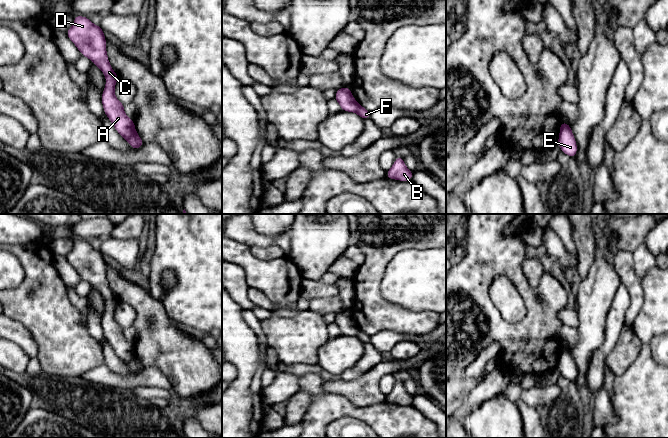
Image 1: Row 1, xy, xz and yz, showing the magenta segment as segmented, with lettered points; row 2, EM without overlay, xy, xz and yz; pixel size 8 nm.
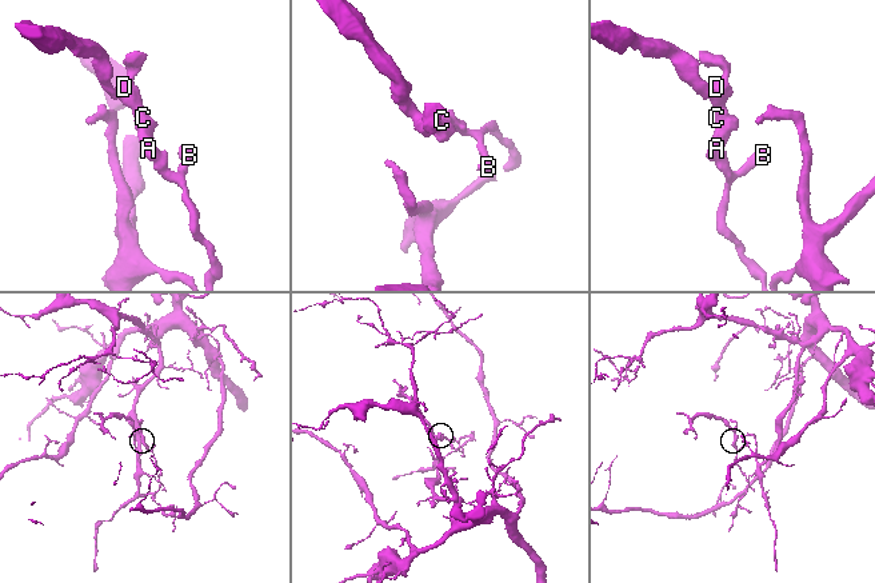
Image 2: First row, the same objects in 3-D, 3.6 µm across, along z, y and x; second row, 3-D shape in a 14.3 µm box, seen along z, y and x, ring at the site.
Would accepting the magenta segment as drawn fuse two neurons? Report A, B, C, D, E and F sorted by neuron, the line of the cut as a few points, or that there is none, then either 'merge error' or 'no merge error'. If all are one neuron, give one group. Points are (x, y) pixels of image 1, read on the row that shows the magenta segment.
groups A C D / B E F; cut xy (134, 129), (126, 139); merge error

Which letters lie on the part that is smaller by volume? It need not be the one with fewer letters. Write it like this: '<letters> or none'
A, C, D

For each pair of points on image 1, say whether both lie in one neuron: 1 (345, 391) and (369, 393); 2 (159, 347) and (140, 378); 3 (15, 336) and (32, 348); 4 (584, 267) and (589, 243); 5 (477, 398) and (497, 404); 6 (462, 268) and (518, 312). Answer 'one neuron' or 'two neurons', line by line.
1: one neuron
2: two neurons
3: one neuron
4: one neuron
5: two neurons
6: two neurons

